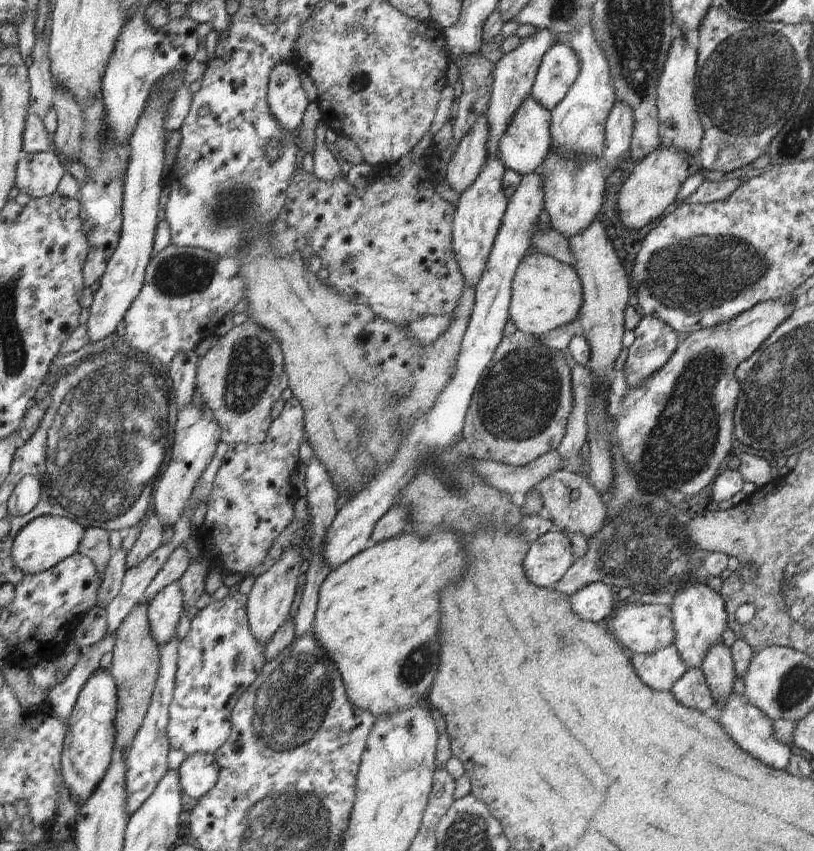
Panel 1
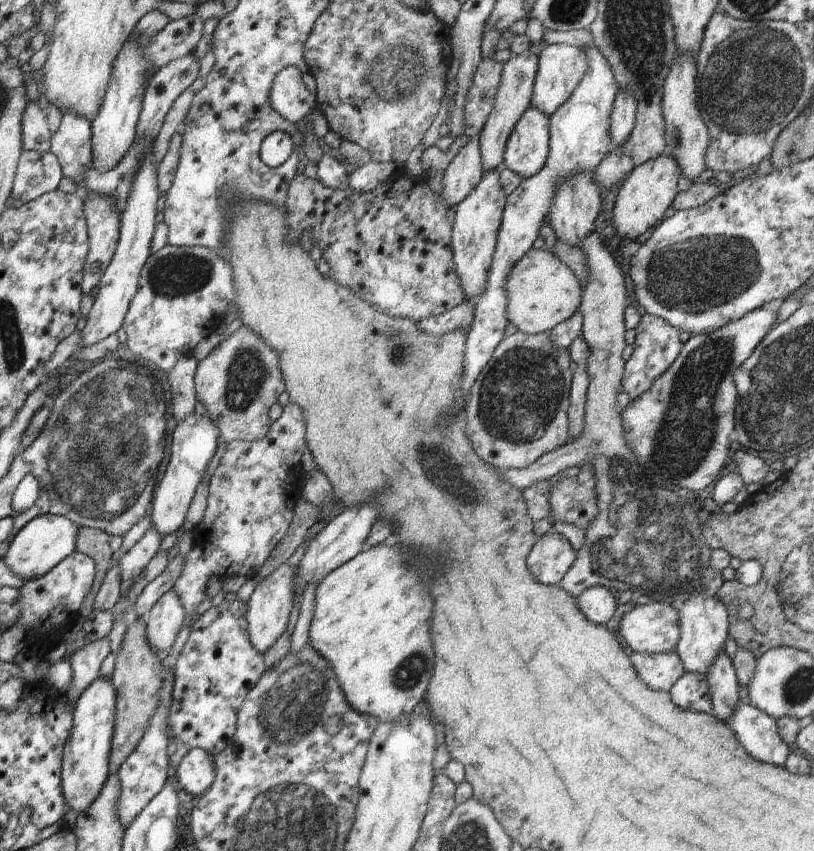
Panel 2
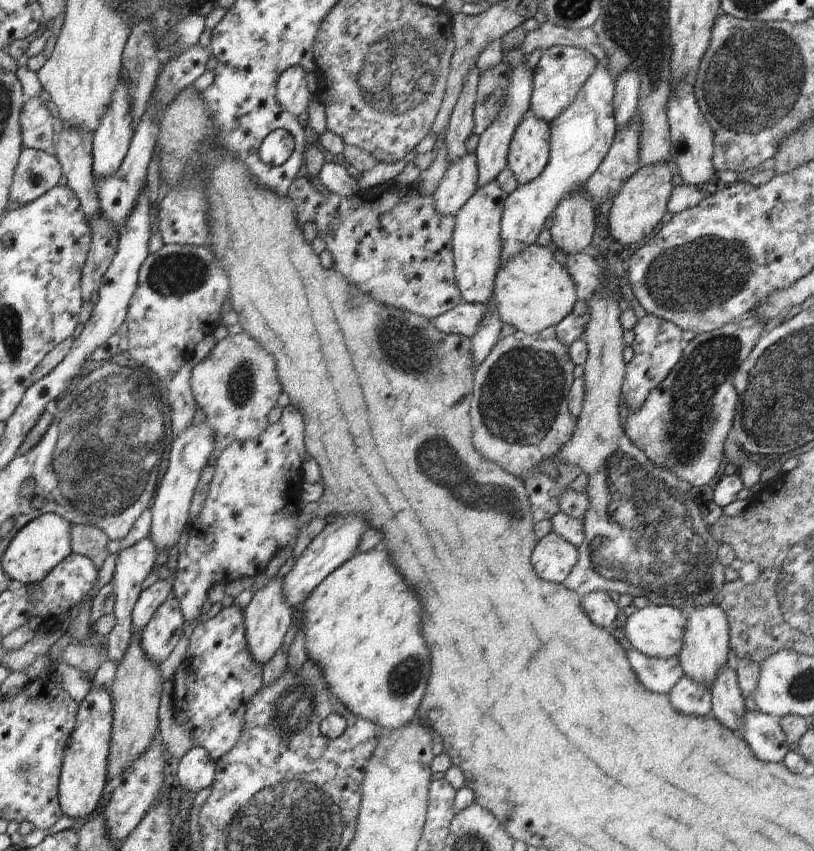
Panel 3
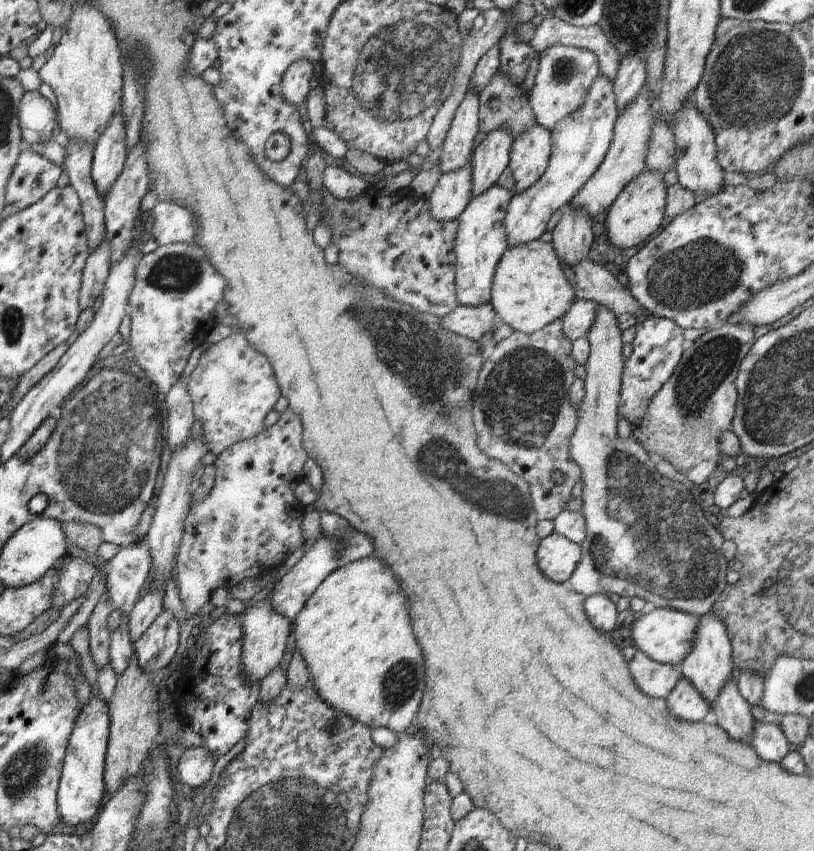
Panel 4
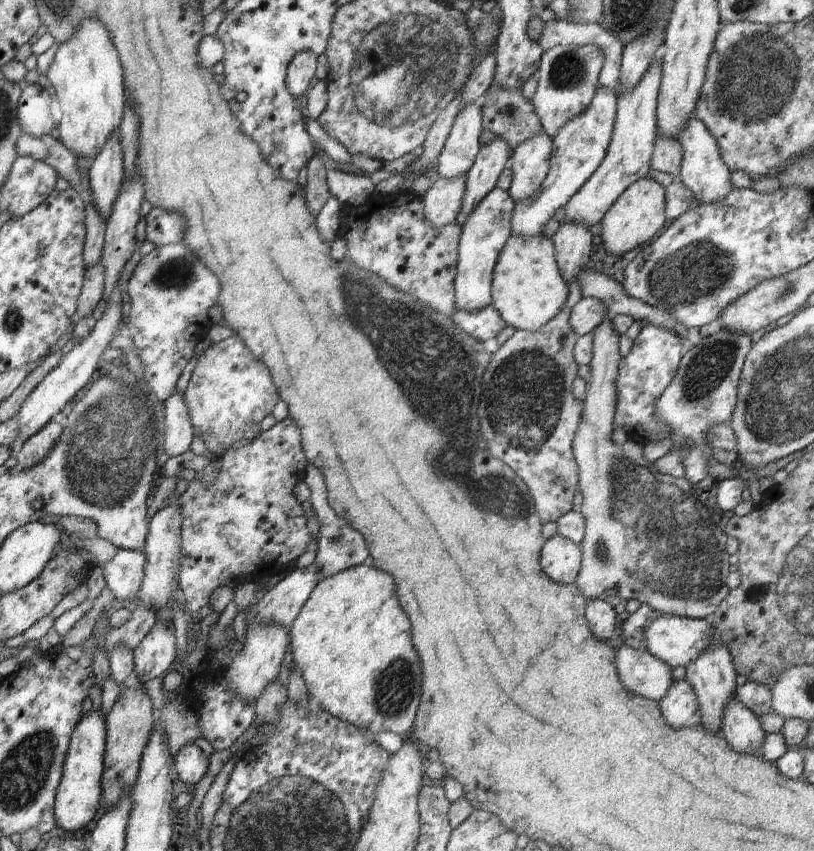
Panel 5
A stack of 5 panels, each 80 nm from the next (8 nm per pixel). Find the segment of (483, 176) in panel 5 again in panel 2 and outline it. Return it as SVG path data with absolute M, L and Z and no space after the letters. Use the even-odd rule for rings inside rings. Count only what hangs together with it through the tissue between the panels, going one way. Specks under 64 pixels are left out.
M530 48L522 55L512 55L503 64L503 71L499 82L499 89L495 98L492 112L489 114L484 128L479 134L480 154L482 157L482 168L484 172L501 169L503 167L505 146L508 137L514 130L516 123L531 106L533 86L536 78L539 57Z

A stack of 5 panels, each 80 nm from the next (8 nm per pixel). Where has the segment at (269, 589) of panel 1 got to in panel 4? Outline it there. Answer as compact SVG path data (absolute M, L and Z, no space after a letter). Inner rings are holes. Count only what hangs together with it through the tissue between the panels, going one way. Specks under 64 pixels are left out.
M270 592L262 601L246 610L241 620L243 632L241 666L243 674L240 675L244 675L250 683L260 684L269 672L279 666L284 652L289 648L289 641L292 637L292 623L271 605L271 596Z

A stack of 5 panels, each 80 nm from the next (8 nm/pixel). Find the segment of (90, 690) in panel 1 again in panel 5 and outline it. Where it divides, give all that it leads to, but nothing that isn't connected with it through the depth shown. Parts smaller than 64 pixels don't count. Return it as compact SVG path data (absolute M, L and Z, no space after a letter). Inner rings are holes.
M90 710L88 715L78 722L72 733L53 806L55 823L66 832L84 829L96 818L96 812L99 812L98 809L102 806L101 776L104 770L106 735L105 716L101 710Z

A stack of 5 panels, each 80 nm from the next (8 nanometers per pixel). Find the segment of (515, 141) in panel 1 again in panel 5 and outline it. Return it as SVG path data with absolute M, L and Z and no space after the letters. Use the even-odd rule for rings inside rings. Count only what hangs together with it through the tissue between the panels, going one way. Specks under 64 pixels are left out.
M543 132L519 144L511 154L512 182L507 190L515 203L537 193L551 167L553 137Z

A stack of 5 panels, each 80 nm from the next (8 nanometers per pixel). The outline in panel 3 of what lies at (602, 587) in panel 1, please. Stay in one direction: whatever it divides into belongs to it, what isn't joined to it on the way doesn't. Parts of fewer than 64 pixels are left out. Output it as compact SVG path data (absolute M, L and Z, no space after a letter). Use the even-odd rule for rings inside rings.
M594 591L581 597L581 605L588 618L599 627L611 629L619 608L607 592Z

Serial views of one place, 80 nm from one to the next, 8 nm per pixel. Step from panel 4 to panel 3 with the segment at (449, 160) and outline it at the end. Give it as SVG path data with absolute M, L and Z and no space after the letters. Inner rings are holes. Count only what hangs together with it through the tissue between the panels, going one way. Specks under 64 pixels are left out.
M476 66L472 67L469 73L466 74L460 98L452 111L448 129L445 130L444 145L446 146L449 166L468 154L466 140L472 136L475 125L473 110L477 99L479 75L479 70Z

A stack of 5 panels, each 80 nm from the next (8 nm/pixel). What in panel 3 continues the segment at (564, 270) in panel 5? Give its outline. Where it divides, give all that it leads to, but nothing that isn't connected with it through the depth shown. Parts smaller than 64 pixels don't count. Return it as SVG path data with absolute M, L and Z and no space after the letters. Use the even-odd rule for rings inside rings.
M583 188L563 198L551 214L554 246L566 255L586 252L594 236L595 211Z

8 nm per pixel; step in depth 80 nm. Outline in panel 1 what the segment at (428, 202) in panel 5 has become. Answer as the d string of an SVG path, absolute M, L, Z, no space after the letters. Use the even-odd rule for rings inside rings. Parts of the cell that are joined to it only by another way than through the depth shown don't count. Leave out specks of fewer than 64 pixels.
M486 113L482 115L458 143L453 159L448 162L446 180L449 187L462 194L478 178L488 159L488 125Z

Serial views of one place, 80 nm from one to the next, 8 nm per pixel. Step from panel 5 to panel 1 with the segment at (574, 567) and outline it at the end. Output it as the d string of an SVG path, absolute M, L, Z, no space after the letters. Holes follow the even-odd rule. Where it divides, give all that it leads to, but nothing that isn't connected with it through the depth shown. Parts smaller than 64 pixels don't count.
M553 529L532 542L523 560L523 570L532 584L550 588L566 574L575 559L568 537Z

